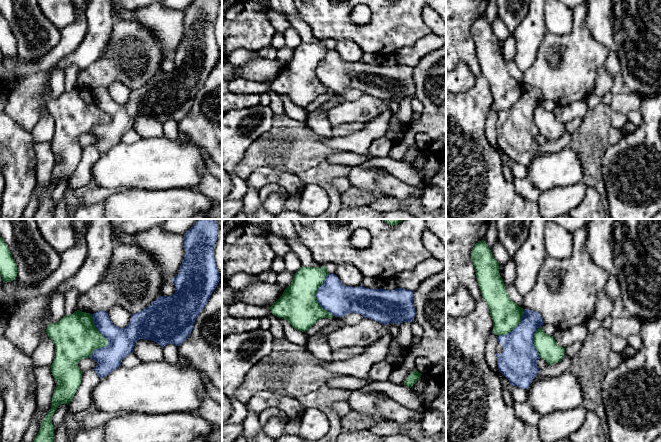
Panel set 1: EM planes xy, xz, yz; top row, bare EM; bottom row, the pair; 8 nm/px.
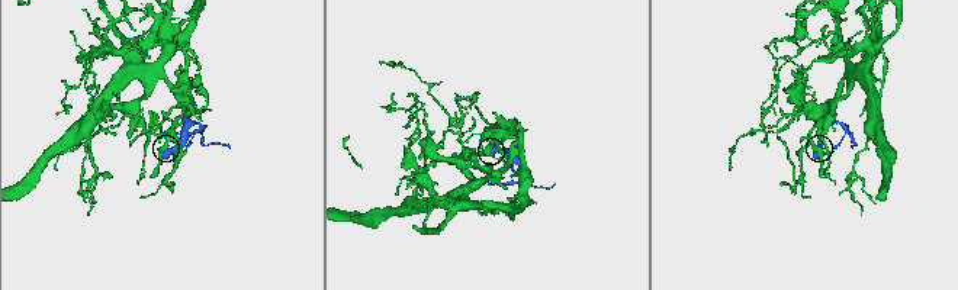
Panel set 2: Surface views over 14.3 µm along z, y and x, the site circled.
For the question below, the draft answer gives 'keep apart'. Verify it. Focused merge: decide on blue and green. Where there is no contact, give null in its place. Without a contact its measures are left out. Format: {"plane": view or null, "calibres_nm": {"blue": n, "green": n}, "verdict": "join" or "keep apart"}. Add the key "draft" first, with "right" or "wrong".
{"draft": "right", "plane": "xy", "calibres_nm": {"blue": 220, "green": 360}, "verdict": "keep apart"}

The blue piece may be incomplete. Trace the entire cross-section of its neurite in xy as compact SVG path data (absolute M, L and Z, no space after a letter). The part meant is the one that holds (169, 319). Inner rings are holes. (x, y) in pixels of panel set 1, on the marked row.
M199 219L184 234L184 259L179 274L172 279L175 293L171 296L160 296L150 306L131 314L131 320L126 327L115 326L105 311L92 314L97 330L108 340L106 347L94 350L90 356L97 362L94 370L100 378L120 367L122 360L133 352L135 343L140 339L154 341L163 348L167 344L179 346L189 337L196 318L219 283L219 272L214 257L217 234L218 224L214 219Z

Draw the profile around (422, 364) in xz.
M417 357L415 360L416 369L419 373L423 374L427 368L430 367L430 362L426 358Z

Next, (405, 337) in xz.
M403 322L397 324L399 328L399 334L397 336L397 342L406 348L410 348L413 344L413 334L411 329L412 322Z

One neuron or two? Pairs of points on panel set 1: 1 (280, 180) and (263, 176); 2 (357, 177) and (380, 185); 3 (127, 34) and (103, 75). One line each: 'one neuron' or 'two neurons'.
1: one neuron
2: one neuron
3: one neuron

